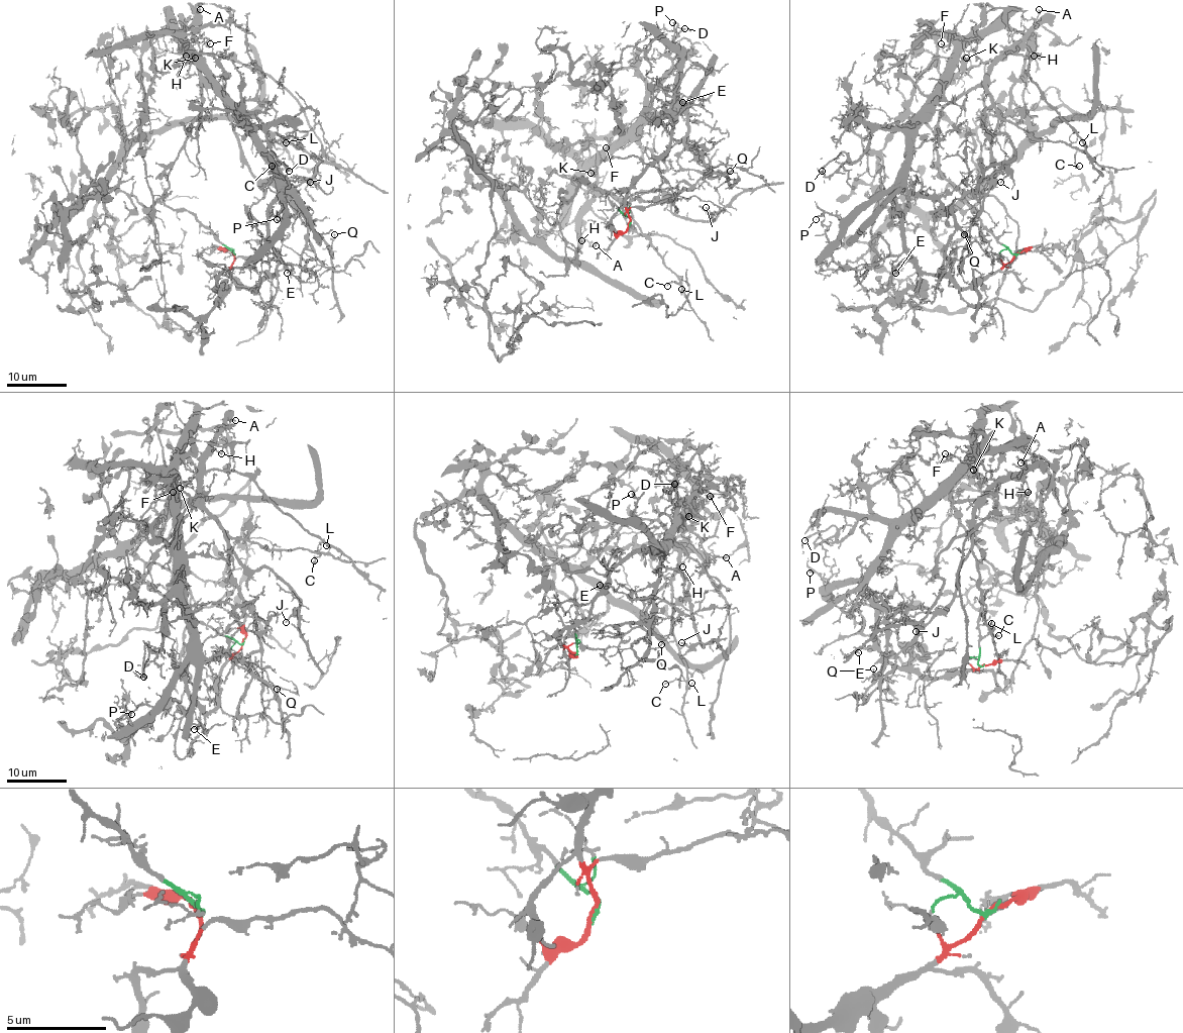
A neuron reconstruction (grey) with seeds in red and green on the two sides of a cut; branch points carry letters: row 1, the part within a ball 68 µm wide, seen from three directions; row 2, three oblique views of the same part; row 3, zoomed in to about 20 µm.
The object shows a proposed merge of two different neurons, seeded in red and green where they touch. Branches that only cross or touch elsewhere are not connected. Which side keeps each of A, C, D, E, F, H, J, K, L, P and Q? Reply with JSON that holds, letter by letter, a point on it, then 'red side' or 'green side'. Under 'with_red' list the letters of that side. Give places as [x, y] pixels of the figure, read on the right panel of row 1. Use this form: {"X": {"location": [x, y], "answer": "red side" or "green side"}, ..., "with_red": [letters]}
{"A": {"location": [1039, 9], "answer": "green side"}, "C": {"location": [1079, 166], "answer": "green side"}, "D": {"location": [822, 171], "answer": "red side"}, "E": {"location": [895, 273], "answer": "red side"}, "F": {"location": [941, 43], "answer": "green side"}, "H": {"location": [1034, 56], "answer": "green side"}, "J": {"location": [1000, 182], "answer": "green side"}, "K": {"location": [966, 58], "answer": "green side"}, "L": {"location": [1082, 142], "answer": "green side"}, "P": {"location": [816, 219], "answer": "red side"}, "Q": {"location": [964, 234], "answer": "red side"}, "with_red": ["D", "E", "P", "Q"]}

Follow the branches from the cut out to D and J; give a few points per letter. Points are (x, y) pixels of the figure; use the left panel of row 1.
D: (232, 253), (230, 273), (249, 288), (278, 266), (269, 235), (276, 170), (250, 131), (261, 128), (290, 170)
J: (232, 253), (187, 210), (165, 203), (201, 87), (318, 157), (310, 182)

